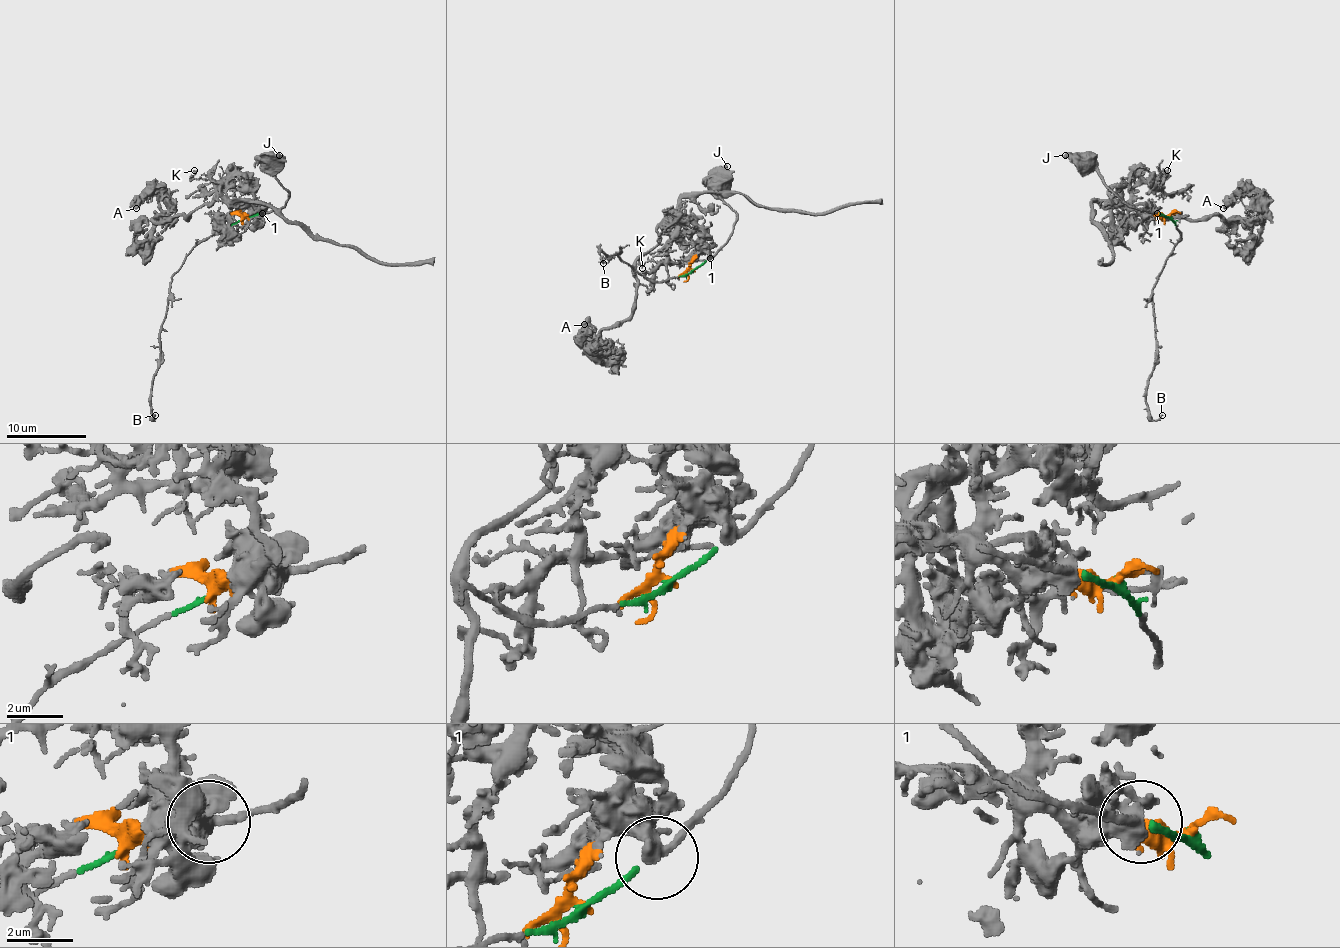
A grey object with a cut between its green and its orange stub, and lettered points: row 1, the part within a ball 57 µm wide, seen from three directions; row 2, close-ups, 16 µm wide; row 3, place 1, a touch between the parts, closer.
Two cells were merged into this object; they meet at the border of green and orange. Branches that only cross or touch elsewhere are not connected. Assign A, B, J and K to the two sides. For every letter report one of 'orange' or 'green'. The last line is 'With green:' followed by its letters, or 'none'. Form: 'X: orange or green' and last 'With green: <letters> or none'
A: orange
B: green
J: green
K: orange
With green: B, J

